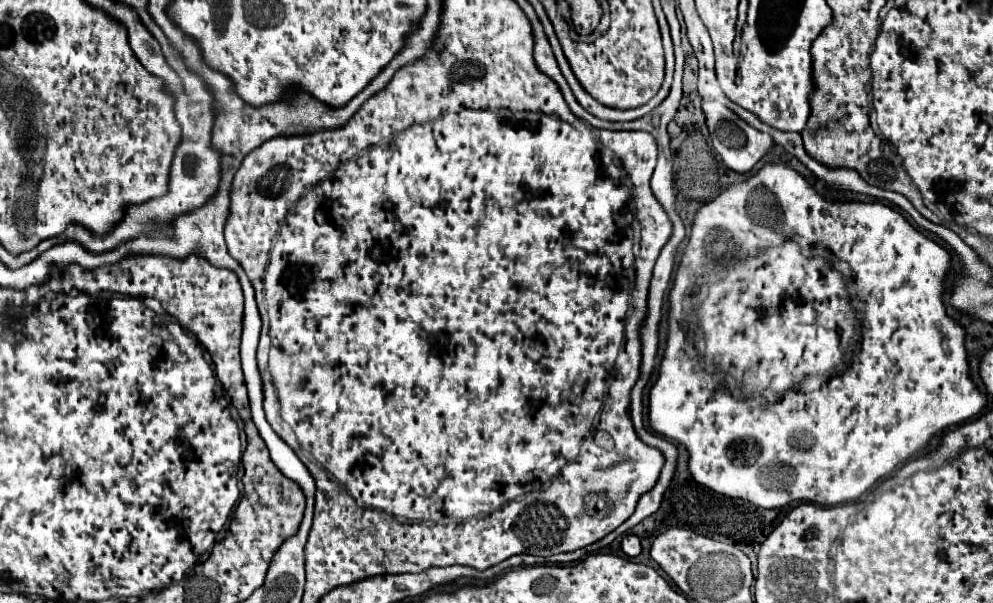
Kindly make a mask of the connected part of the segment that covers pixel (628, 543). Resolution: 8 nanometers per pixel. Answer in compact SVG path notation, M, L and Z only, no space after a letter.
M632 534L624 536L624 540L622 540L622 550L624 550L624 554L630 556L630 558L638 556L638 554L640 554L640 540L638 540L638 536L632 536Z

